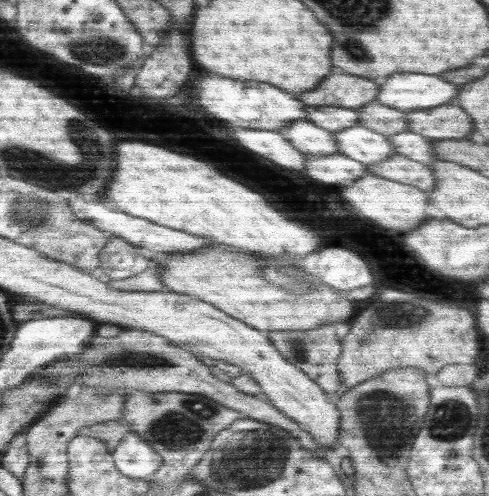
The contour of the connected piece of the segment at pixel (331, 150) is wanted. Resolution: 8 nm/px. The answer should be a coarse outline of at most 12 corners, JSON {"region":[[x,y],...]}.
{"region":[[308,120],[278,131],[300,152],[339,153],[333,133]]}

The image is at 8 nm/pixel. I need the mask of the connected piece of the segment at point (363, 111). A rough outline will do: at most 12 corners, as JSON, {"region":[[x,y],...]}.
{"region":[[379,102],[355,110],[359,124],[382,135],[409,131],[406,111]]}

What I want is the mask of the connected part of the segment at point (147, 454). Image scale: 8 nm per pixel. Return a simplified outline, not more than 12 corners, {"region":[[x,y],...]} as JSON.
{"region":[[134,431],[112,455],[116,468],[150,479],[162,457]]}

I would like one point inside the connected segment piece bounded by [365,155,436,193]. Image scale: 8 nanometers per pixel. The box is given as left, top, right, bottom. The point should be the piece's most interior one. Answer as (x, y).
(399, 168)

